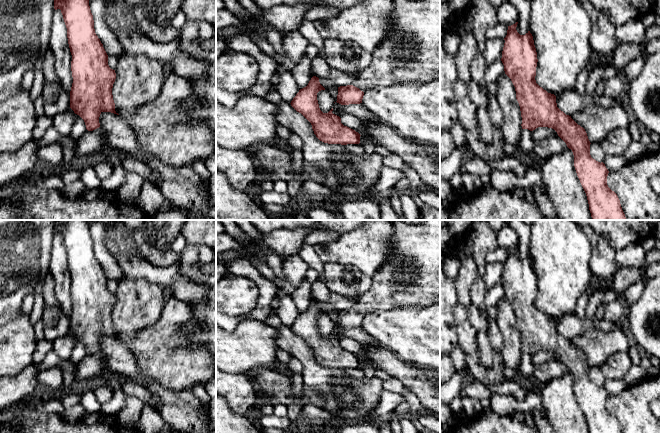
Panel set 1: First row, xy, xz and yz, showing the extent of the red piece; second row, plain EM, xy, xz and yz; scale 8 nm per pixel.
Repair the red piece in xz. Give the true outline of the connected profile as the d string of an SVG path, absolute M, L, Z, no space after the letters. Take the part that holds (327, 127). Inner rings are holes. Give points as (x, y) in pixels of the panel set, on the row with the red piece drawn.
M313 76L290 104L311 123L314 134L320 141L328 144L359 144L361 135L344 126L341 118L332 113L333 108L328 113L320 110L317 93L321 90L325 88L320 84L319 78Z

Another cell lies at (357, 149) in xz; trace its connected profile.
M347 144L345 145L345 148L348 152L351 152L356 155L362 155L364 153L363 146L359 144Z

